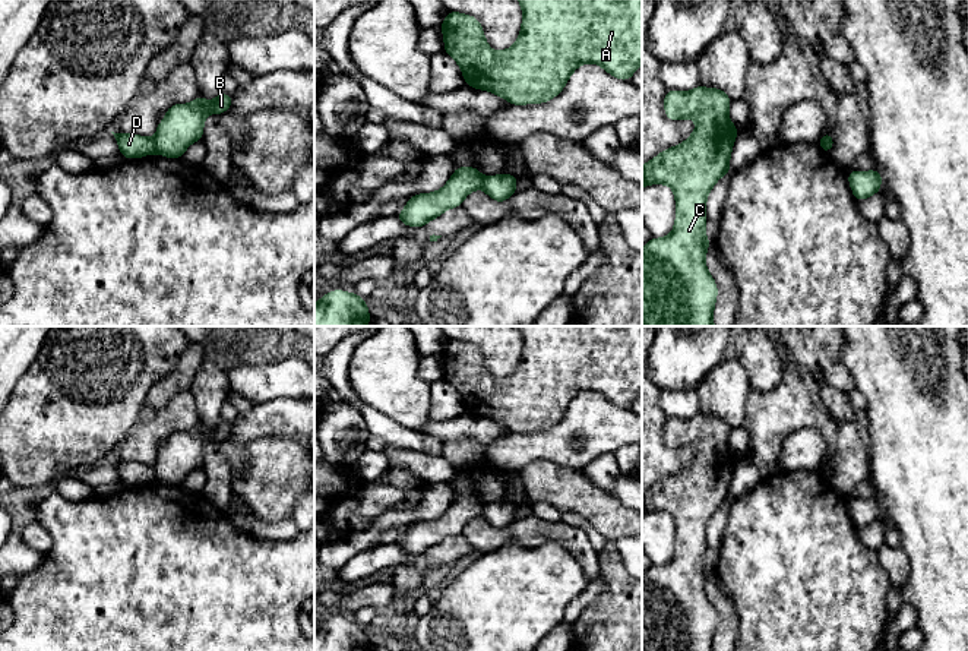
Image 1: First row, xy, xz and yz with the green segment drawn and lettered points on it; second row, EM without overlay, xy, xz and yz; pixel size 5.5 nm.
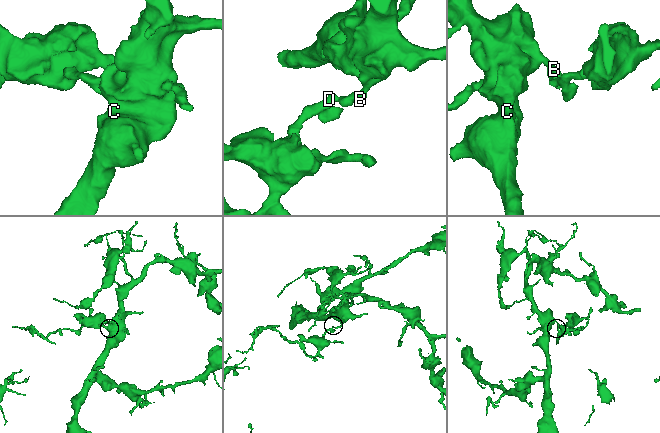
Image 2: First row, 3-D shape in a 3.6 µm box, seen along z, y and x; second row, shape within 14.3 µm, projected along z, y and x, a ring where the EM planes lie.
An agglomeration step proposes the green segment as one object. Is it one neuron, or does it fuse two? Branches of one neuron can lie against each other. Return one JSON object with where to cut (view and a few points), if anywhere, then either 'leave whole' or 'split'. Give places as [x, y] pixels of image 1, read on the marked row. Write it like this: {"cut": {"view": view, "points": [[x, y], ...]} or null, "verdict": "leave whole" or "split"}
{"cut": {"view": "xy", "points": [[152, 138], [155, 151]]}, "verdict": "split"}

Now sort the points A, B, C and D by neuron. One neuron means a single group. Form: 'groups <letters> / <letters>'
groups A B C / D

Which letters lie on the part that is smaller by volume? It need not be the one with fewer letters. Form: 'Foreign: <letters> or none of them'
Foreign: D

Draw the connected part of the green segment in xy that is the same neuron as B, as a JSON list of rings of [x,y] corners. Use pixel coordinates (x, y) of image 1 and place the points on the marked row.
[[[221,94],[215,99],[200,95],[189,104],[174,104],[165,111],[165,118],[158,123],[155,152],[167,158],[181,158],[186,149],[203,138],[205,117],[230,110],[232,97]]]

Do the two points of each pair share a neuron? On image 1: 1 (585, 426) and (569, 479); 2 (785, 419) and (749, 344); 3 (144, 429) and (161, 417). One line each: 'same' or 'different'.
1: different
2: different
3: same

